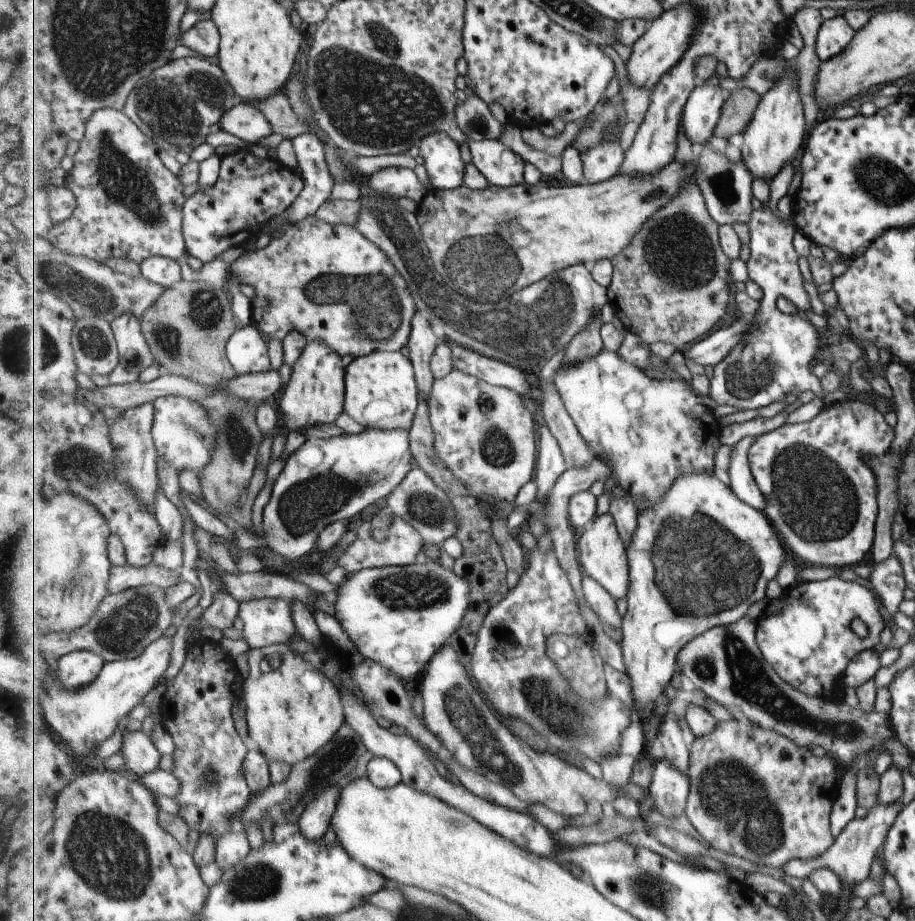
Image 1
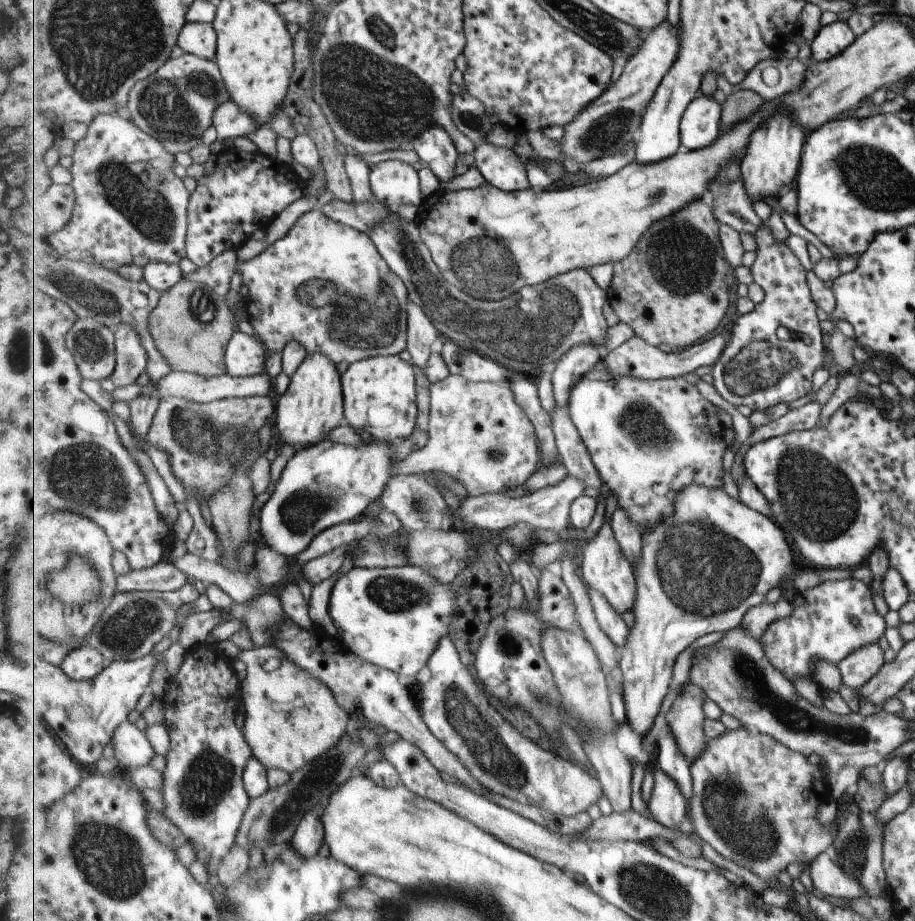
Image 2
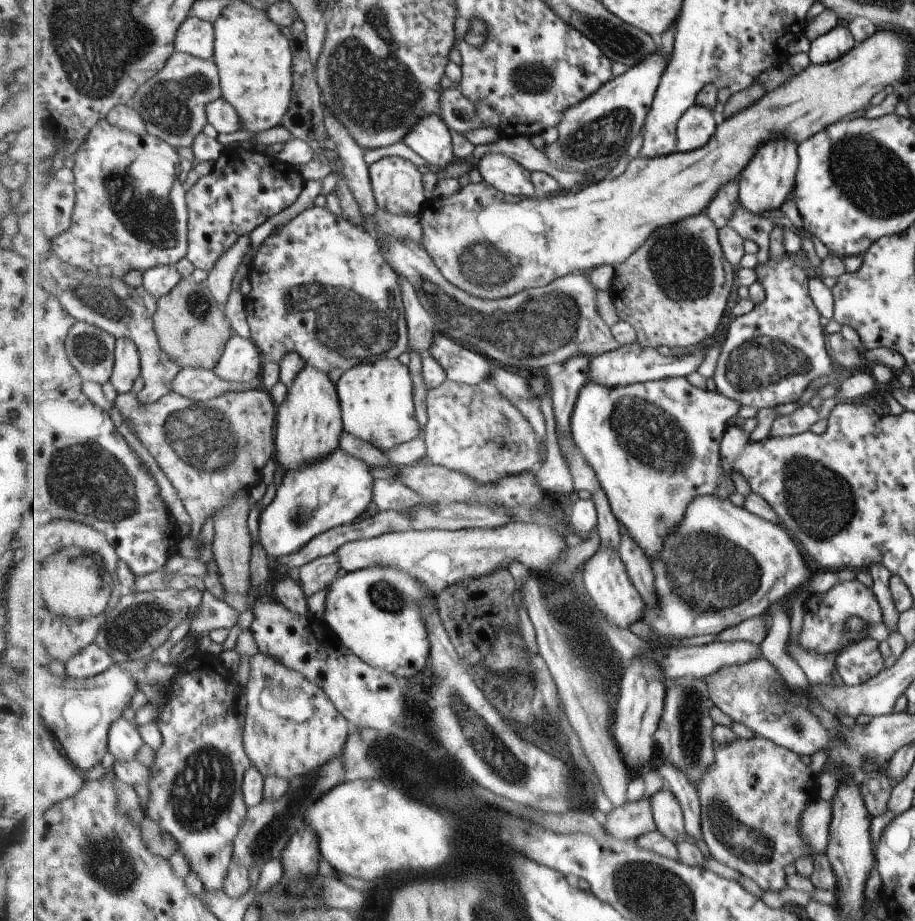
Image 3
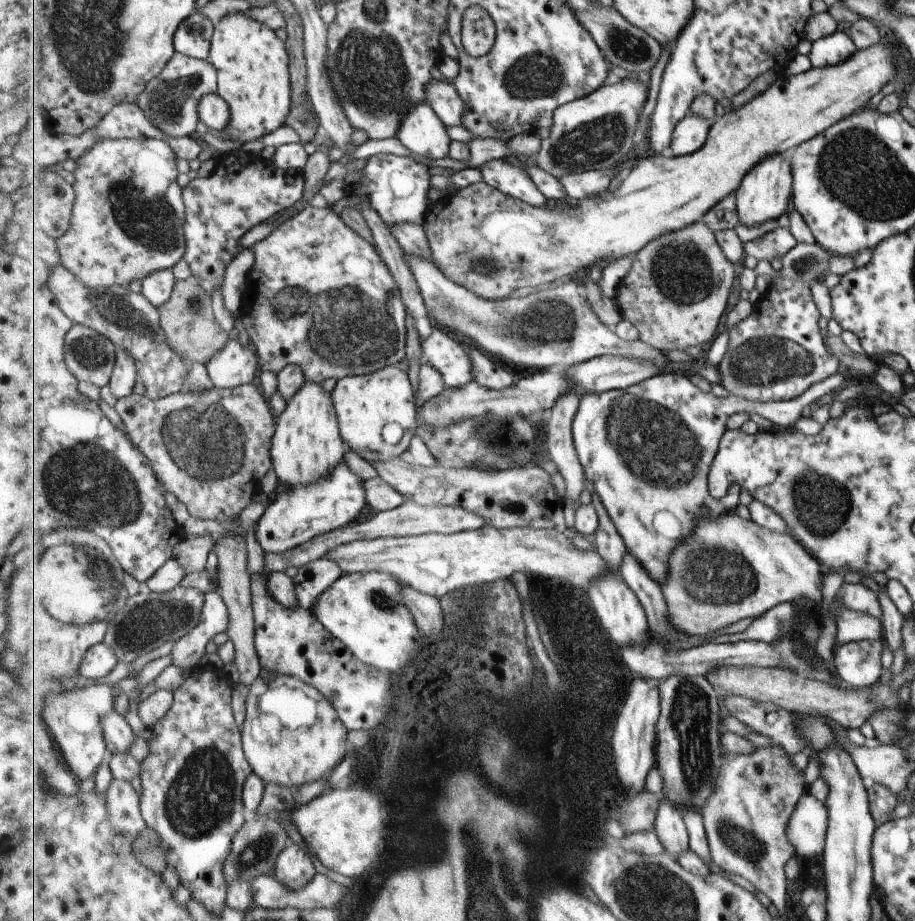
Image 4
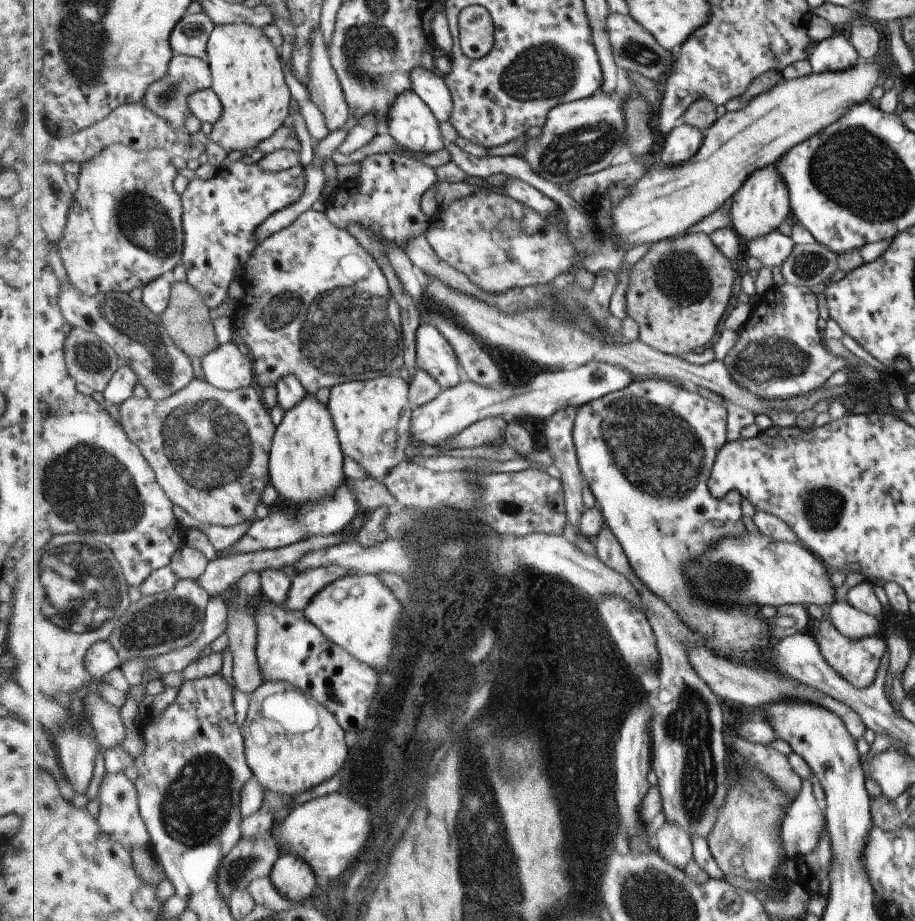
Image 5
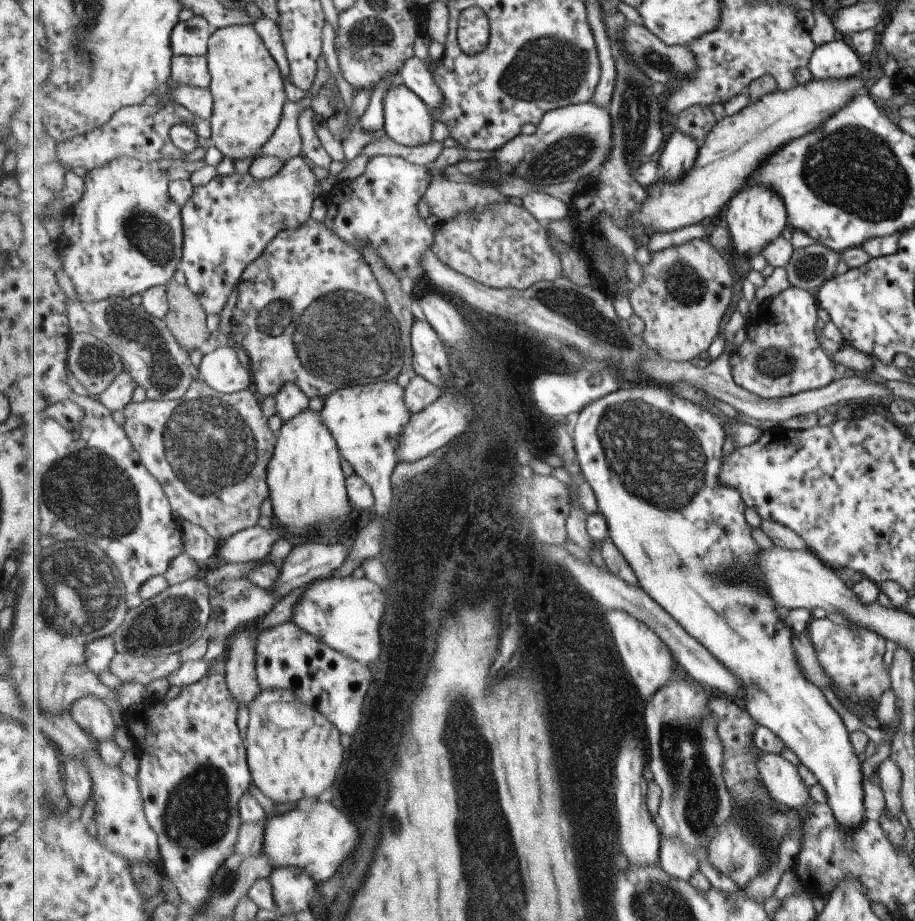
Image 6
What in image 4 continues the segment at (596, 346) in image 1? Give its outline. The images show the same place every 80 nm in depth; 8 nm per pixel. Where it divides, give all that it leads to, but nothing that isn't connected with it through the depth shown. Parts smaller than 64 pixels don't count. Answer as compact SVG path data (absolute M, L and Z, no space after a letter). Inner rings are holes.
M577 393L563 395L550 410L552 415L545 434L545 444L547 446L545 446L544 452L544 456L553 460L557 466L557 470L565 477L565 498L573 502L576 510L582 505L581 494L583 494L583 490L586 488L586 474L574 443L574 434L572 431L574 418L580 405L580 396Z

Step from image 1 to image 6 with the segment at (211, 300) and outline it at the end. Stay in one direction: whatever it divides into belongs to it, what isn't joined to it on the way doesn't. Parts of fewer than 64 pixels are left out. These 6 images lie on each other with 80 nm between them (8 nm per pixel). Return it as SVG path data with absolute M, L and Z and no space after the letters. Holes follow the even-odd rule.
M171 281L167 287L170 310L165 322L177 342L187 351L199 350L207 342L207 312L198 295L187 284Z

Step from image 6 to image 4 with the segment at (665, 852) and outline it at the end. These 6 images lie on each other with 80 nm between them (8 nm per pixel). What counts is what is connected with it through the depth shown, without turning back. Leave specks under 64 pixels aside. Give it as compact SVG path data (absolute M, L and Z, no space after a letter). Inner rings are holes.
M664 796L656 818L656 833L666 852L678 858L690 849L690 836L684 816L672 802Z

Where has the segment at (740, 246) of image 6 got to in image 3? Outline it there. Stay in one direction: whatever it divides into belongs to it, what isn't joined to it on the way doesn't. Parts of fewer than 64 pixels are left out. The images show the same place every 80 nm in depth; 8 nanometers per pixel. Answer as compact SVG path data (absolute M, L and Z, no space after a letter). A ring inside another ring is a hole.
M781 136L761 145L758 153L740 174L738 201L745 210L751 211L751 214L762 216L765 212L779 210L785 200L791 198L791 188L794 188L793 174L796 174L795 168L798 168L798 156L795 156L793 141Z

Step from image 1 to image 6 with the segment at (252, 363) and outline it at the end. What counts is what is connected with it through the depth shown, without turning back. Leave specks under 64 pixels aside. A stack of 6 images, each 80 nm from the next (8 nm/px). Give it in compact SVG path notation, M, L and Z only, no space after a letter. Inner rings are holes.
M232 343L205 355L199 367L201 380L221 393L239 393L251 389L254 384L252 372L241 366L236 351Z

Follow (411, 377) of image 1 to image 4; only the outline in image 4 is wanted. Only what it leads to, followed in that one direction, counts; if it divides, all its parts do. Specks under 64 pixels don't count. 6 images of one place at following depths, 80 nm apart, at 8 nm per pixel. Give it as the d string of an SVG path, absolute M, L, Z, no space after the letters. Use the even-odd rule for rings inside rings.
M389 365L370 375L351 375L336 383L331 396L347 449L365 461L379 463L398 459L417 435L418 404L410 375Z

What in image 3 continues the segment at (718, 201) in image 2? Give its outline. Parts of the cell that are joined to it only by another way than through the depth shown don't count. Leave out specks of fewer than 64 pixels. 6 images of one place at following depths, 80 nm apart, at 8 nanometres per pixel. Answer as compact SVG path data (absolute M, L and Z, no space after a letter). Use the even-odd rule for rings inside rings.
M738 201L735 212L729 218L729 226L733 227L744 240L755 241L760 246L757 254L758 262L765 266L769 262L769 242L771 242L771 232L781 227L781 218L762 217L751 214L751 211L745 210Z

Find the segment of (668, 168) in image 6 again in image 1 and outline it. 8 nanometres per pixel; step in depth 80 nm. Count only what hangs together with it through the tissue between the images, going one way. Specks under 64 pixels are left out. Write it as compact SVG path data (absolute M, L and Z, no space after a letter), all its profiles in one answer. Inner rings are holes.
M707 82L697 87L687 101L681 125L697 147L716 141L714 136L727 99L727 92Z

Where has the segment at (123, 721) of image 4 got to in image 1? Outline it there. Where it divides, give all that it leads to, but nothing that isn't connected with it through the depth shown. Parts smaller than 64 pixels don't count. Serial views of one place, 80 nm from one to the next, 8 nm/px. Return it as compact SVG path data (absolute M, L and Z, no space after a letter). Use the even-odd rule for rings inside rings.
M127 731L123 735L120 752L125 762L124 767L129 767L139 777L161 766L159 760L162 754L145 732Z

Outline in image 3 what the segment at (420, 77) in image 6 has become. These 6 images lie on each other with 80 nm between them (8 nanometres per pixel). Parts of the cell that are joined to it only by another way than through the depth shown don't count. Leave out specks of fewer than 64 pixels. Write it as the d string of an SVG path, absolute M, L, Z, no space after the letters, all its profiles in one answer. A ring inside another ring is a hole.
M456 84L442 90L440 116L457 133L484 126L474 102Z

